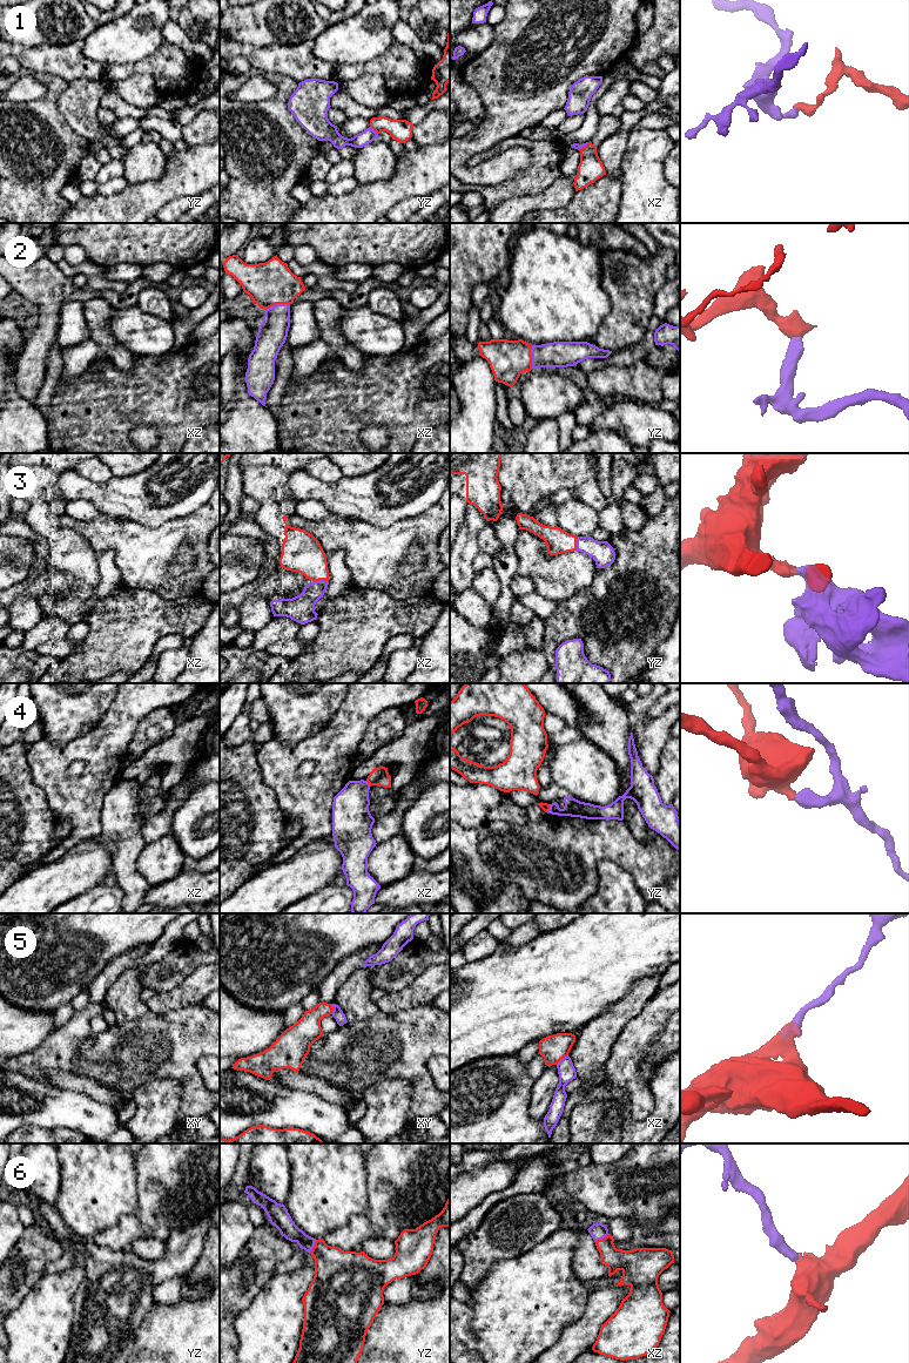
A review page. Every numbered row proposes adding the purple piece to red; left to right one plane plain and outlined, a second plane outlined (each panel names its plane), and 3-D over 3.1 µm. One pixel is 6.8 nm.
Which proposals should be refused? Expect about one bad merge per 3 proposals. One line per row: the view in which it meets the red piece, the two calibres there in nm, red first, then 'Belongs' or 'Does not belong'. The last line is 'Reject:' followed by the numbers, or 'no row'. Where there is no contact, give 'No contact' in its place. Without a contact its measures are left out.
1: Touches red in yz. Thickness 150 nm (red) against 100 nm. Does not belong
2: Touches red in xz. Thickness 300 nm (red) against 200 nm. Belongs
3: Touches red in xz. Thickness 280 nm (red) against 190 nm. Belongs
4: Touches red in xz. Thickness 130 nm (red) against 260 nm. Does not belong
5: Touches red in xz. Thickness 180 nm (red) against 120 nm. Does not belong
6: Touches red in yz. Thickness 320 nm (red) against 120 nm. Belongs
Reject: 1, 4, 5

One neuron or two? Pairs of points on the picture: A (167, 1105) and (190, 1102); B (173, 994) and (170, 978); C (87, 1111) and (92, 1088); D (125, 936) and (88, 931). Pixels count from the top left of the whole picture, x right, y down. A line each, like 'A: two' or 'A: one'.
A: two
B: two
C: two
D: one

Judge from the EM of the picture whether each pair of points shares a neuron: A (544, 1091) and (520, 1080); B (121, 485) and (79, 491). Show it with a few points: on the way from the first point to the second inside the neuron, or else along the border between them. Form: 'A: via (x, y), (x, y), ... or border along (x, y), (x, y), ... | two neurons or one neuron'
A: border along (533, 1081), (527, 1112) | two neurons
B: via (110, 491), (89, 491) | one neuron

